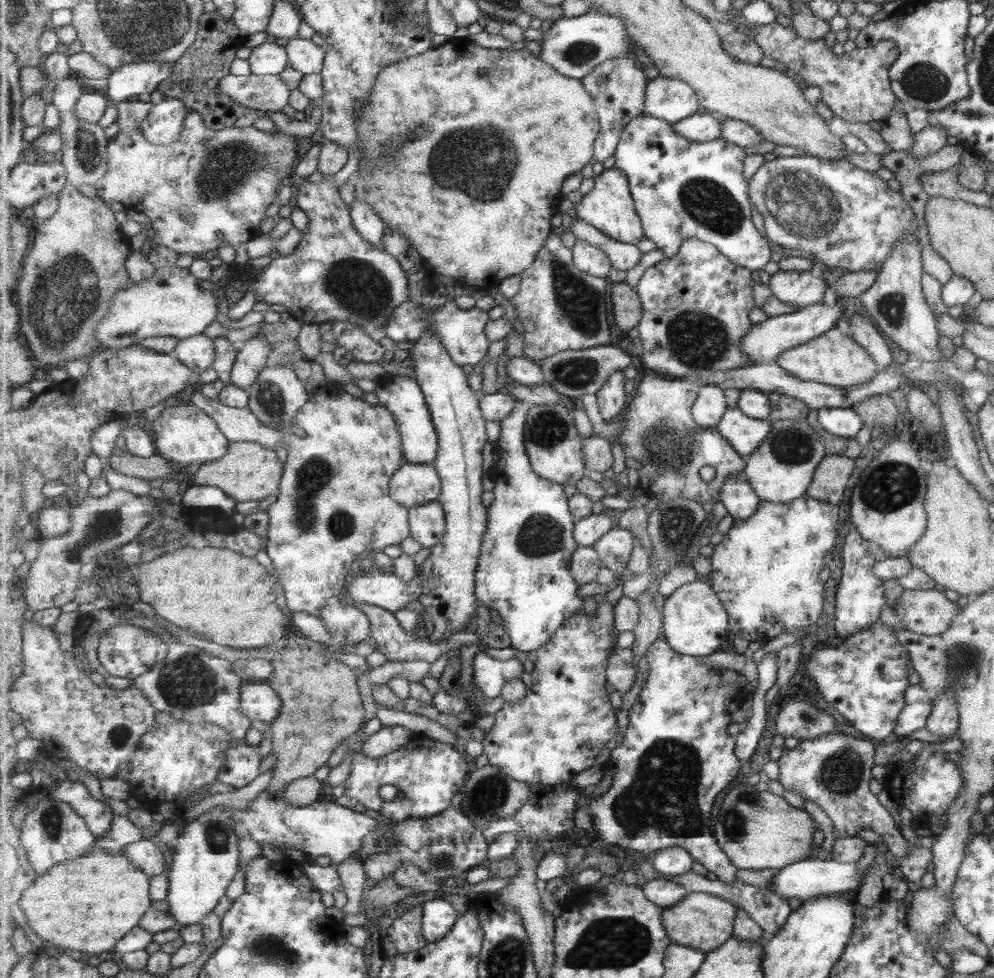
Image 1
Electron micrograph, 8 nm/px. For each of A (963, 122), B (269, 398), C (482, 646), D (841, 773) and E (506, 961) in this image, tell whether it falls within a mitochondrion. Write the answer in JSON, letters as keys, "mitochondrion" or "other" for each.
{"A":"other","B":"mitochondrion","C":"other","D":"mitochondrion","E":"mitochondrion"}

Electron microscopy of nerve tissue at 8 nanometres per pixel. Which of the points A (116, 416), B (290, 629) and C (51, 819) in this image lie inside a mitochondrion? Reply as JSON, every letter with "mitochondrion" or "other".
{"A":"other","B":"other","C":"mitochondrion"}

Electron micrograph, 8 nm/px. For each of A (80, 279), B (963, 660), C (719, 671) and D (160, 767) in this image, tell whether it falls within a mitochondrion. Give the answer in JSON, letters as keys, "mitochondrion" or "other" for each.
{"A":"mitochondrion","B":"mitochondrion","C":"other","D":"other"}

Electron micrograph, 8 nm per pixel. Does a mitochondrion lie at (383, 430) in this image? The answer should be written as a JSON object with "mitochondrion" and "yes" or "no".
{"mitochondrion":"no"}

